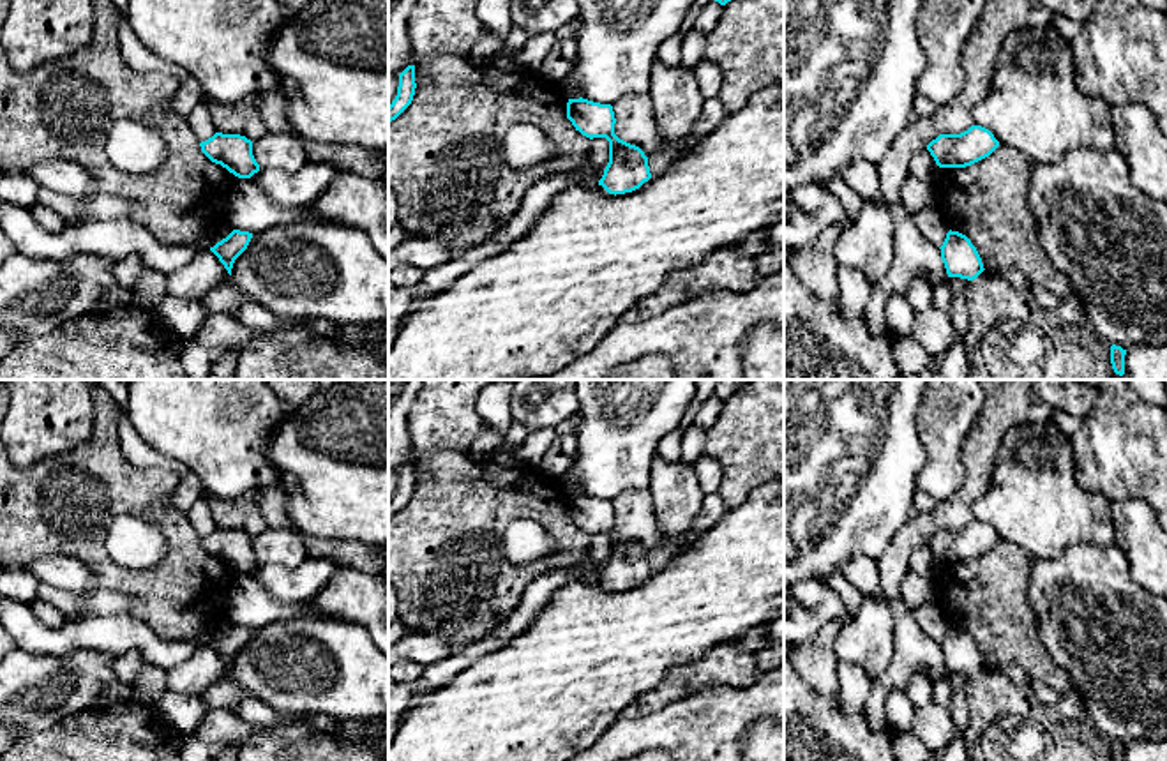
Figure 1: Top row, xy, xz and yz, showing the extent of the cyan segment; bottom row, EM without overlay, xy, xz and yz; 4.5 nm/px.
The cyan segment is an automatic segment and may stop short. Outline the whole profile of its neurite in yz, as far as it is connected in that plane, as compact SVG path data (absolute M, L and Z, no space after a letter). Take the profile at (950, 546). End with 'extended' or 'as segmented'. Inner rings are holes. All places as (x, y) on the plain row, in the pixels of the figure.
M971 521L960 530L939 530L927 546L939 563L966 563L989 553L998 542L999 537L989 524Z | as segmented

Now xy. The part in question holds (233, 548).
M215 528L200 542L212 558L221 560L238 574L251 574L260 567L252 551L252 537L245 531Z | as segmented

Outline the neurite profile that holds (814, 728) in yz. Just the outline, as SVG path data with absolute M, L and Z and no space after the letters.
M784 643L784 761L897 761L895 731L874 731L863 713L842 713L798 673L791 646Z

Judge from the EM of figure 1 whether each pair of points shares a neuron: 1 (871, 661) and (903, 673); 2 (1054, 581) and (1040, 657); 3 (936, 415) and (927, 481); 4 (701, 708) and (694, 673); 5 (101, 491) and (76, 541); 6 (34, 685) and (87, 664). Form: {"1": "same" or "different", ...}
{"1": "different", "2": "different", "3": "same", "4": "different", "5": "same", "6": "same"}

